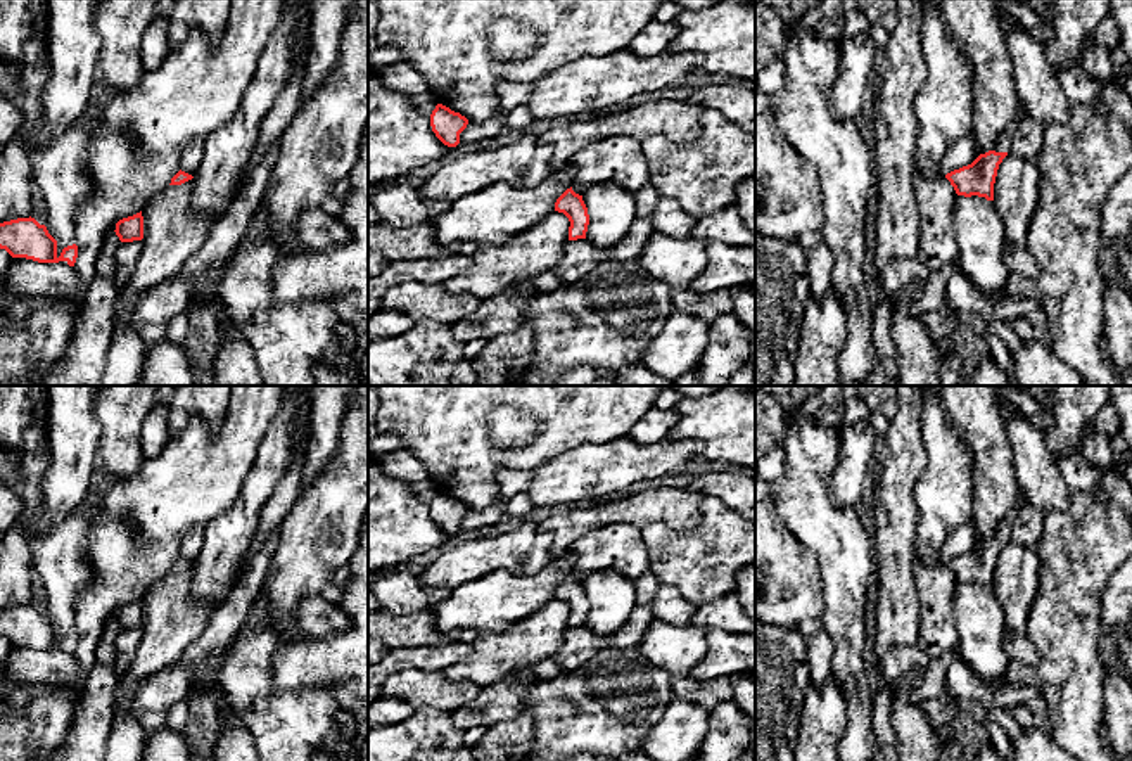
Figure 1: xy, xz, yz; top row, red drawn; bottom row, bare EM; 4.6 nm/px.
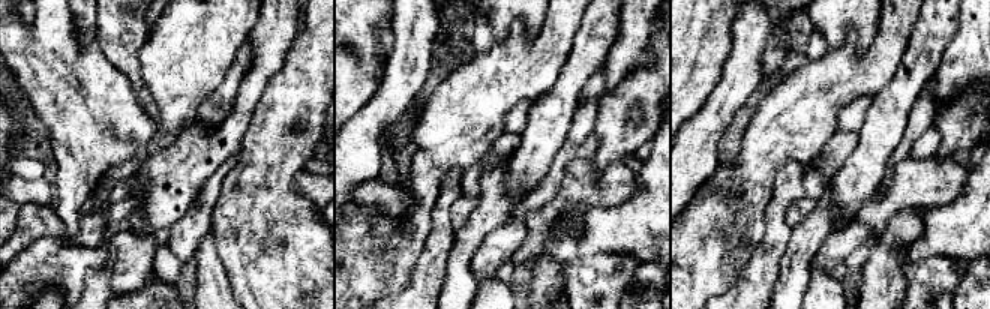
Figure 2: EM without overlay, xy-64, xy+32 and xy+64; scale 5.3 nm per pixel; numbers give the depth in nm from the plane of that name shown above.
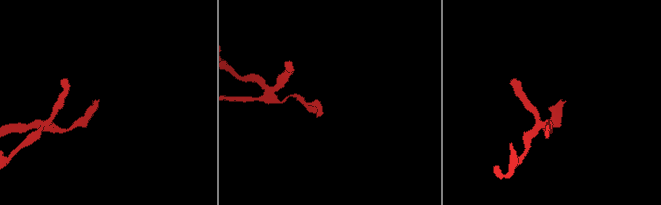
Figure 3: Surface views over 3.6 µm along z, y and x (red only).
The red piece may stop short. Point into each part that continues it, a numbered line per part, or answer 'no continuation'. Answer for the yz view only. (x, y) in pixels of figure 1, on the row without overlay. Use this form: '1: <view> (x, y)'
1: yz (1003, 531)

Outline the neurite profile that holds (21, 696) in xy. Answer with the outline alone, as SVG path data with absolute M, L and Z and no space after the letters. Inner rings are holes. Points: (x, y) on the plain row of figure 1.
M28 683L28 685L21 685L19 688L16 688L10 697L9 702L16 707L19 706L26 706L29 700L36 699L36 697L43 697L43 695L50 695L52 694L52 687L45 685L45 683Z

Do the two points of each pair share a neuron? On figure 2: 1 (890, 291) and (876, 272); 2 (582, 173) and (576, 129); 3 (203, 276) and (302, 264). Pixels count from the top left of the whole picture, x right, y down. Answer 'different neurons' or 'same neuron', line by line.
1: same neuron
2: different neurons
3: different neurons

